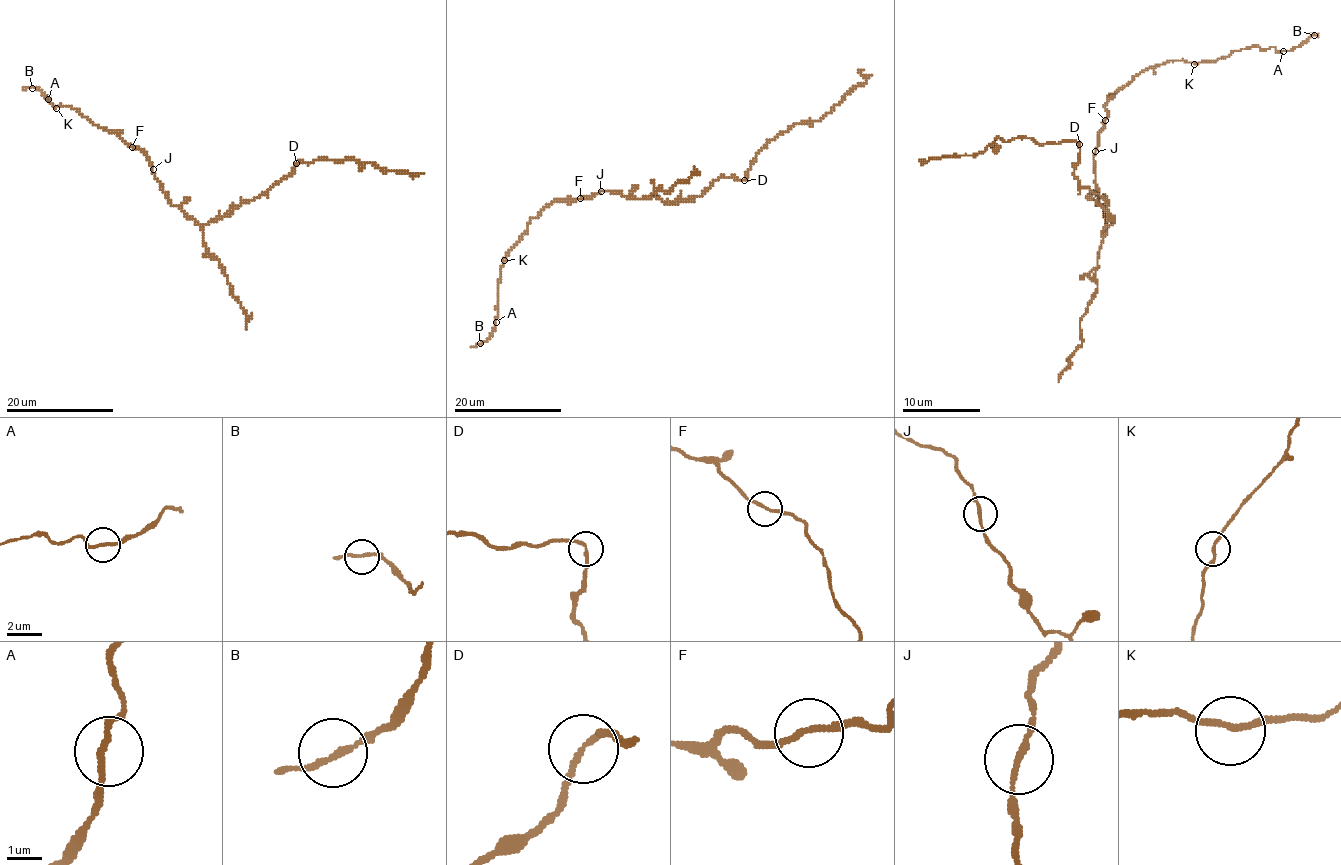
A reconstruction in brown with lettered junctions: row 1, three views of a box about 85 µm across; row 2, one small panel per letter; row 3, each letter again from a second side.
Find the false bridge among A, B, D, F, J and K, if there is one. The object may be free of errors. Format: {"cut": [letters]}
{"cut": []}

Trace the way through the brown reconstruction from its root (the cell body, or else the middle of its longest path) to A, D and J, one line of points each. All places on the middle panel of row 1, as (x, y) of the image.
A: (637, 198), (602, 190), (591, 197), (558, 199), (532, 218), (527, 232), (508, 253), (501, 267), (496, 322)
D: (637, 198), (654, 195), (666, 203), (677, 203), (700, 195), (722, 177), (744, 181)
J: (637, 198), (601, 191)

